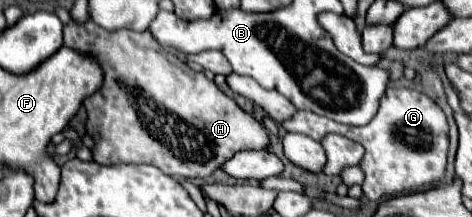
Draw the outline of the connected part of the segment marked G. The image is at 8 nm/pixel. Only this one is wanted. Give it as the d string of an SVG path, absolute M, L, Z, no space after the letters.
M387 89L381 97L377 115L371 119L371 123L361 127L341 125L311 111L297 111L281 125L291 133L303 133L315 141L321 141L323 135L337 133L361 143L365 147L365 157L361 161L361 169L365 173L363 193L369 201L425 191L439 185L445 177L449 147L445 113L427 95L415 89Z

